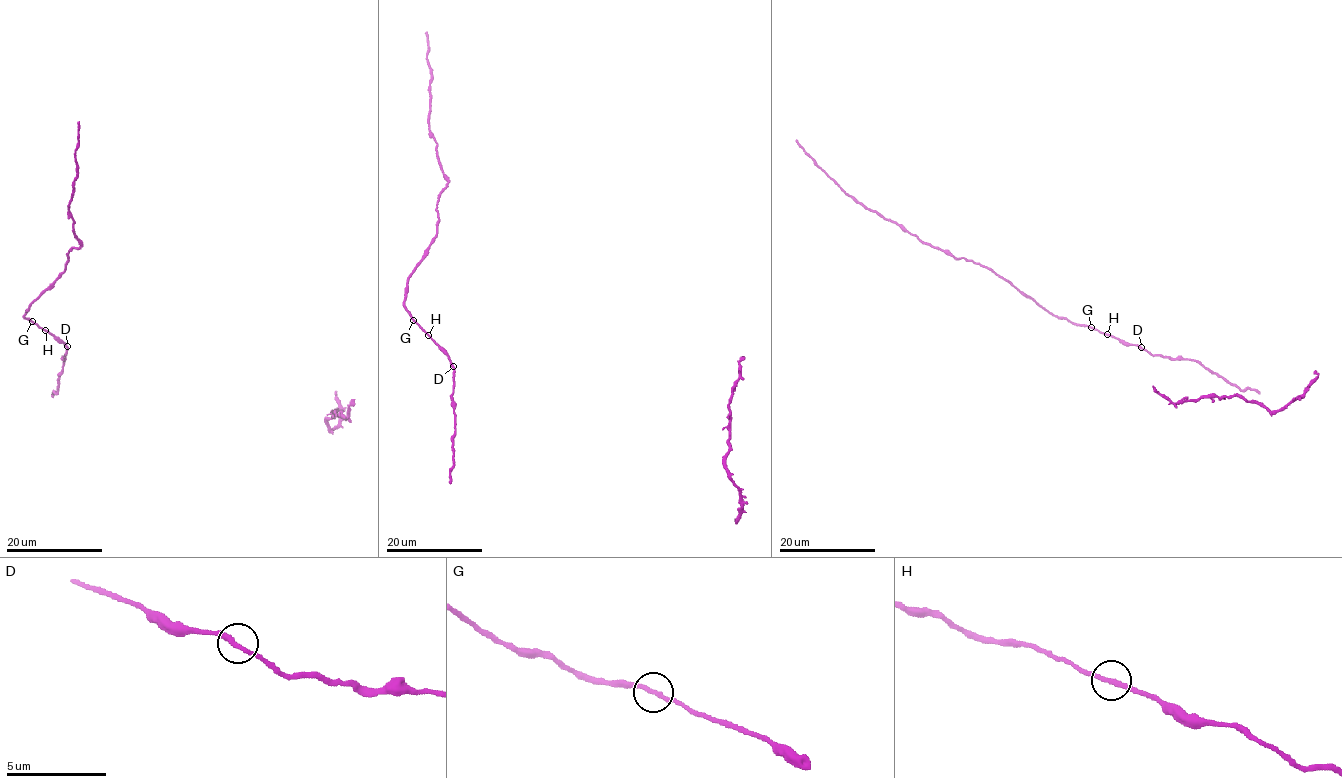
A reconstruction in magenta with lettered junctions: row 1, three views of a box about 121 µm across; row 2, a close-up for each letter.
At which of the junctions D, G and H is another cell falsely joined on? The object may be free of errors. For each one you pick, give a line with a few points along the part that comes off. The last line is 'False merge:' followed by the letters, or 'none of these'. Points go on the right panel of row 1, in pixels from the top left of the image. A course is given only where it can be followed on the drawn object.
False merge: none of these

